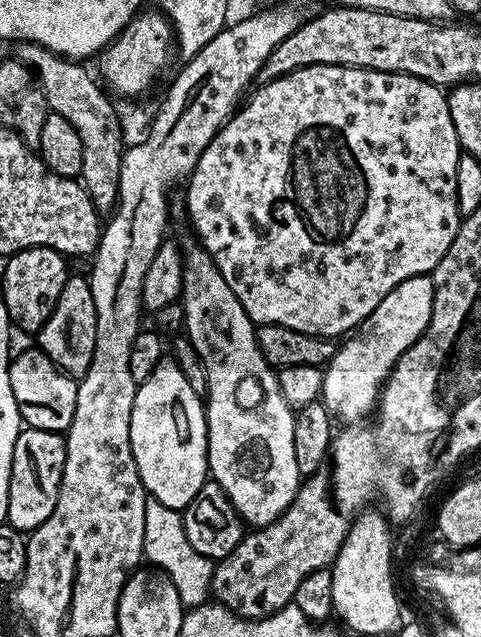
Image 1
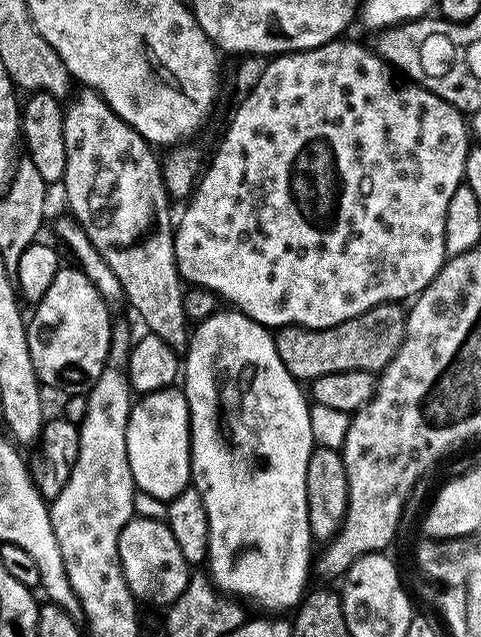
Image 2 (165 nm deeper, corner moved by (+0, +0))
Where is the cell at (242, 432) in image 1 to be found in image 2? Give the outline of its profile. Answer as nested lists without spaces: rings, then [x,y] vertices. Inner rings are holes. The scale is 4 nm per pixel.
[[[218,310],[210,318],[206,318],[201,324],[195,325],[191,329],[190,339],[188,342],[188,351],[182,360],[182,391],[185,398],[188,399],[188,417],[190,418],[190,430],[192,431],[192,479],[190,481],[191,487],[198,490],[198,494],[202,494],[202,506],[206,506],[206,518],[208,519],[208,558],[206,561],[206,572],[210,577],[213,584],[221,593],[227,594],[232,598],[243,598],[249,605],[257,604],[260,608],[265,608],[265,613],[268,614],[284,614],[284,611],[295,609],[299,605],[300,601],[304,599],[306,595],[306,589],[308,584],[308,572],[310,576],[310,569],[314,564],[314,541],[312,539],[312,531],[310,530],[310,522],[308,521],[308,515],[306,514],[306,466],[310,462],[310,454],[314,447],[314,441],[312,439],[312,427],[310,426],[310,400],[304,392],[301,385],[290,374],[290,370],[286,370],[286,366],[282,366],[282,358],[278,358],[278,350],[276,349],[276,341],[273,333],[264,325],[254,322],[250,317],[245,316],[243,312],[239,310]]]

